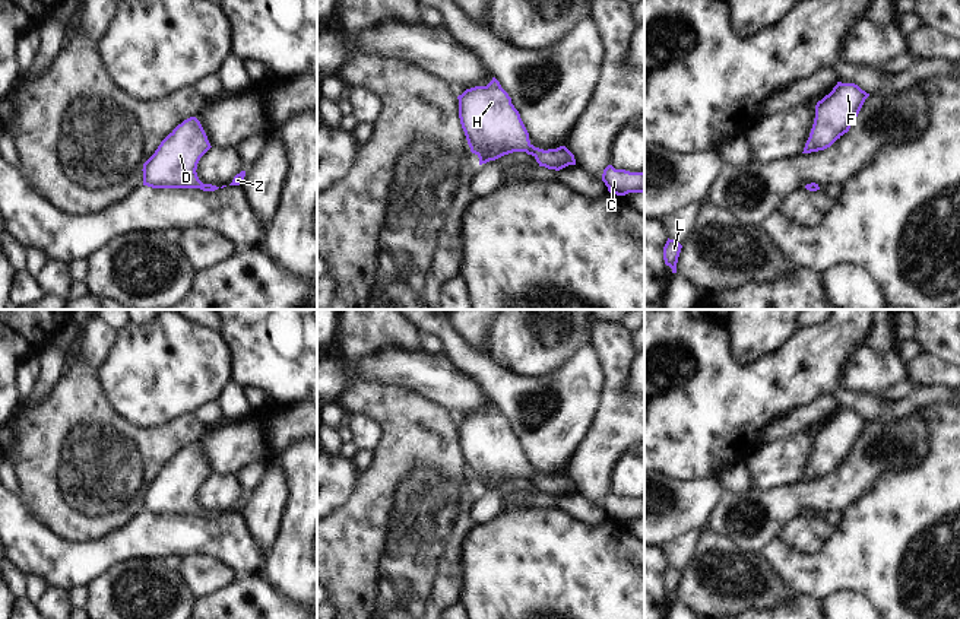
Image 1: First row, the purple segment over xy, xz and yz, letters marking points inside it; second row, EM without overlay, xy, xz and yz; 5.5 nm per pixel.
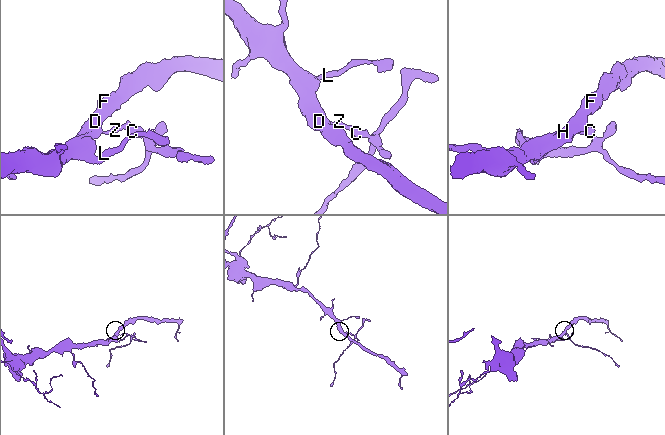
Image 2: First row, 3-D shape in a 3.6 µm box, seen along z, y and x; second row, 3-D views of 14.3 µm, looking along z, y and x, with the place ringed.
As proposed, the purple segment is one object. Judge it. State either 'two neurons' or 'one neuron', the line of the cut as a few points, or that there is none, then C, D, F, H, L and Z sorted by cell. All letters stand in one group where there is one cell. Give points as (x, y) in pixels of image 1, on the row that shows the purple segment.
one neuron | no cut | C D F H L Z

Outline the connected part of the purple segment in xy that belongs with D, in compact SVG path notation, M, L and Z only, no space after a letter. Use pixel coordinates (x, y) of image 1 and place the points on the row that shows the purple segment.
M196 117L184 120L143 164L143 185L152 188L218 190L216 185L203 184L196 172L200 158L210 147L200 121Z

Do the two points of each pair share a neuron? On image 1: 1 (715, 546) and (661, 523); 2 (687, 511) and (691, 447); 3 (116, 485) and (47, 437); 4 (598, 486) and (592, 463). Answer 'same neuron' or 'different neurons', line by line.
1: different neurons
2: different neurons
3: same neuron
4: same neuron

